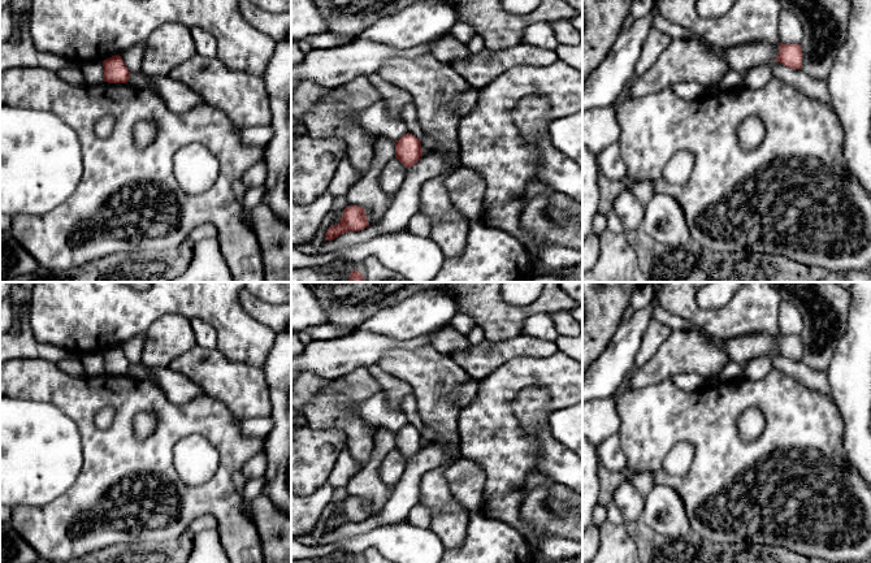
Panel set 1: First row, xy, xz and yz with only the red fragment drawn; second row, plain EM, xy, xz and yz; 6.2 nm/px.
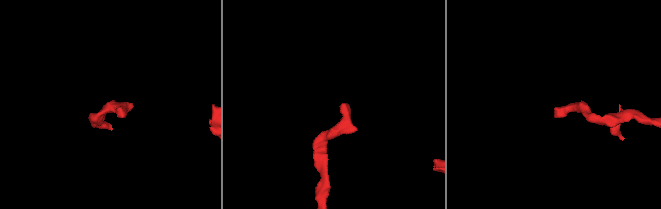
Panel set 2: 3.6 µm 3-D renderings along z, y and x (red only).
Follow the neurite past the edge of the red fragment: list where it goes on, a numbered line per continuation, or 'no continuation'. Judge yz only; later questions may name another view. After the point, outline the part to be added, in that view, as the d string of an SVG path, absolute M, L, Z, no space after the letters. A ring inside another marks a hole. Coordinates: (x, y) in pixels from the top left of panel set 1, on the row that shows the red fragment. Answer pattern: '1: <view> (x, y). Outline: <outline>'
no continuation

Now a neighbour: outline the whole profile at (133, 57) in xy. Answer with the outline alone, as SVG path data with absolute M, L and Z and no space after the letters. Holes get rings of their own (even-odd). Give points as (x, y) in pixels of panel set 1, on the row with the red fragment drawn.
M144 43L136 44L124 51L120 56L124 60L130 74L140 72L144 56Z

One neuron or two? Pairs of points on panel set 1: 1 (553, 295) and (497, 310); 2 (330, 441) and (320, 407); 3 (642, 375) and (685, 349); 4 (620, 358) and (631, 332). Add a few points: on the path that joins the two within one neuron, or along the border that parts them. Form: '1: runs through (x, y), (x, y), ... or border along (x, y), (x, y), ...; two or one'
1: runs through (538, 306), (524, 312), (511, 312); one
2: border along (307, 424), (315, 428), (339, 428), (349, 440); two
3: runs through (653, 372), (675, 356); one
4: runs through (622, 351), (627, 338); one

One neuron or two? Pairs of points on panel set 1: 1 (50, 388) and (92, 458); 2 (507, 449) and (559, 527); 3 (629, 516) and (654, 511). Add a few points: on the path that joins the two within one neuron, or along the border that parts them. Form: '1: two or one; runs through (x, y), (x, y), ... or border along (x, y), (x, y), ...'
1: one; runs through (68, 402), (85, 419), (92, 440)
2: two; border along (524, 498), (521, 518), (533, 528)
3: two; border along (645, 497), (642, 514), (638, 519)

